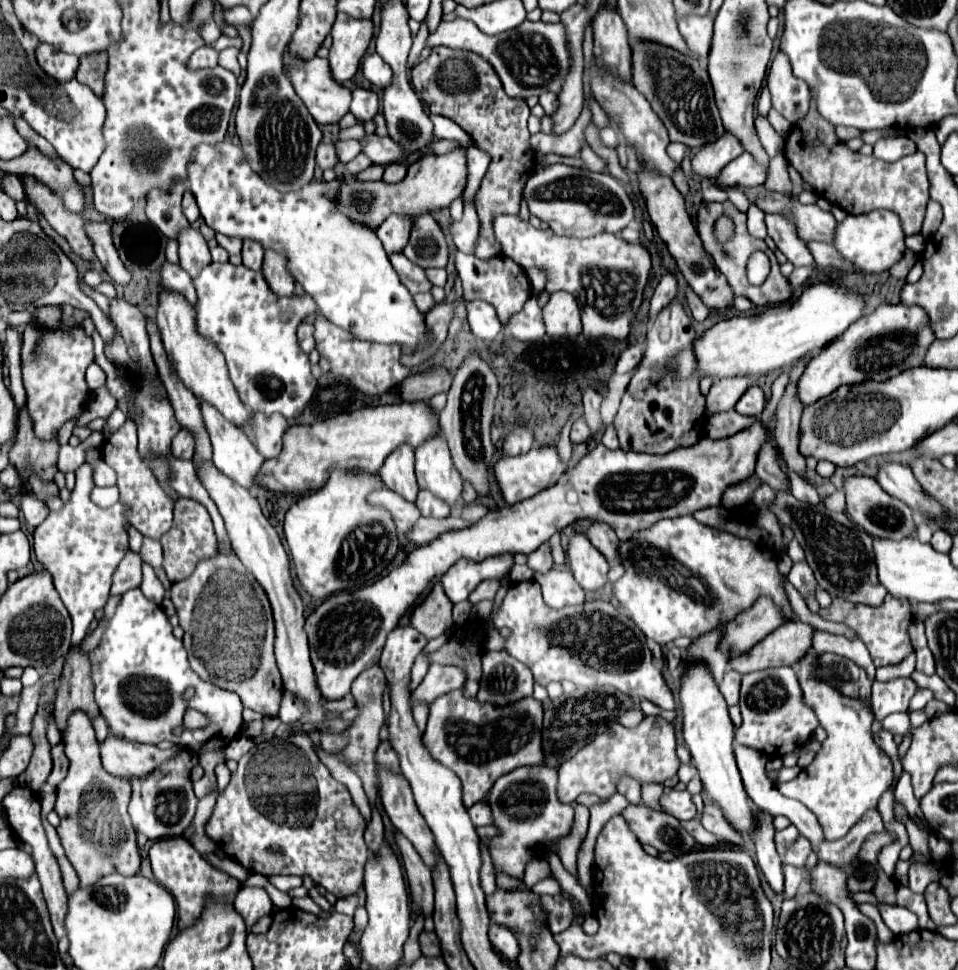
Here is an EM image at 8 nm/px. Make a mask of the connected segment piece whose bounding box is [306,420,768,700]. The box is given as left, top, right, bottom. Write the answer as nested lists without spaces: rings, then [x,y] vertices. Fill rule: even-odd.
[[[758,420],[754,426],[730,438],[712,440],[704,436],[700,444],[668,452],[668,456],[608,450],[604,444],[598,444],[552,488],[502,510],[492,510],[468,528],[440,534],[432,542],[414,548],[398,568],[370,586],[352,594],[340,592],[330,596],[306,620],[310,656],[322,696],[326,700],[344,698],[356,676],[380,662],[386,636],[398,626],[400,616],[414,606],[434,578],[448,572],[458,560],[470,558],[472,562],[482,562],[500,554],[534,552],[540,544],[548,542],[554,532],[564,530],[578,518],[606,522],[616,536],[624,540],[628,532],[648,528],[656,520],[718,506],[720,496],[730,484],[744,482],[754,474],[756,456],[766,442],[766,428],[762,428]],[[360,600],[364,604],[360,604]]]

